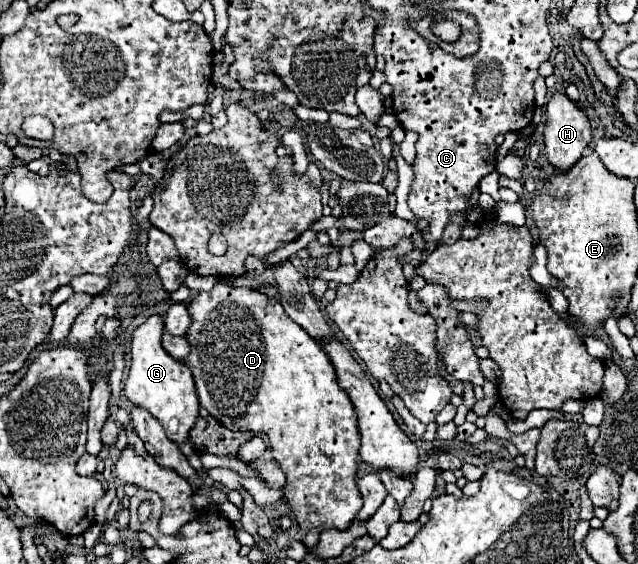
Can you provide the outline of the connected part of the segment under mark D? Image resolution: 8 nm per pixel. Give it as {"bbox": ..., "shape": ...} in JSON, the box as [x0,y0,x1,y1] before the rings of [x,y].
{"bbox":[182,281,362,530],"shape":[[[222,281],[210,292],[196,294],[188,304],[188,314],[192,324],[186,340],[190,340],[192,348],[182,362],[194,374],[200,406],[228,430],[262,432],[270,438],[272,460],[286,474],[284,502],[302,530],[348,530],[362,508],[362,496],[356,486],[360,438],[350,398],[338,386],[334,366],[322,346],[290,320],[276,298],[250,288],[230,288]]]}

